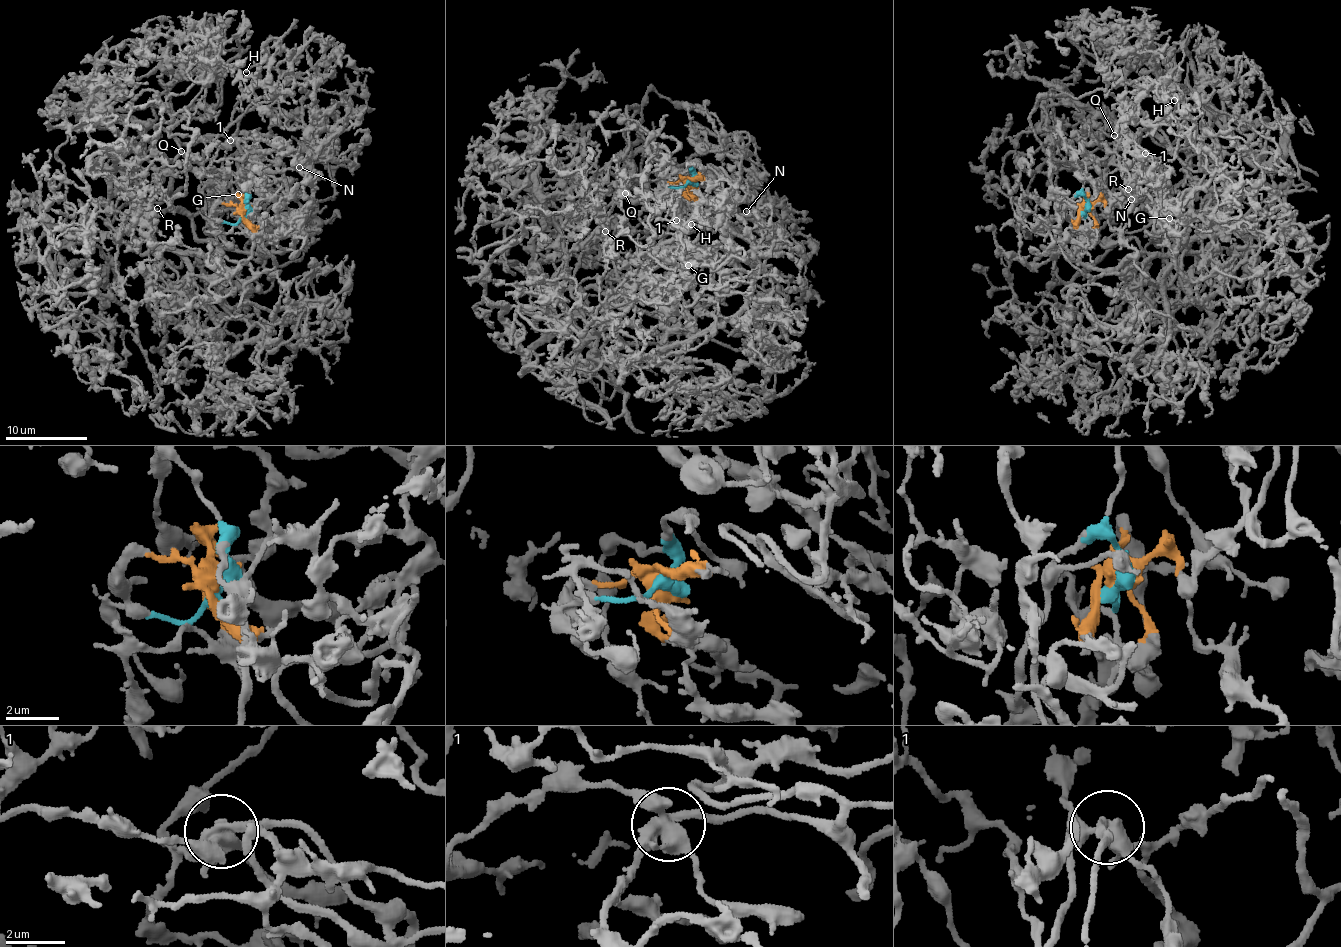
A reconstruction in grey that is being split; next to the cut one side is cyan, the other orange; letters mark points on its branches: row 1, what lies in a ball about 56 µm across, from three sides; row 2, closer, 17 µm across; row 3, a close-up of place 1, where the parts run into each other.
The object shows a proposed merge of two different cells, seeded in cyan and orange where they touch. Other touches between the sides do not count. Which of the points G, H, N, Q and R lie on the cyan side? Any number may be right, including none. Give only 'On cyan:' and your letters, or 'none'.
On cyan: none

